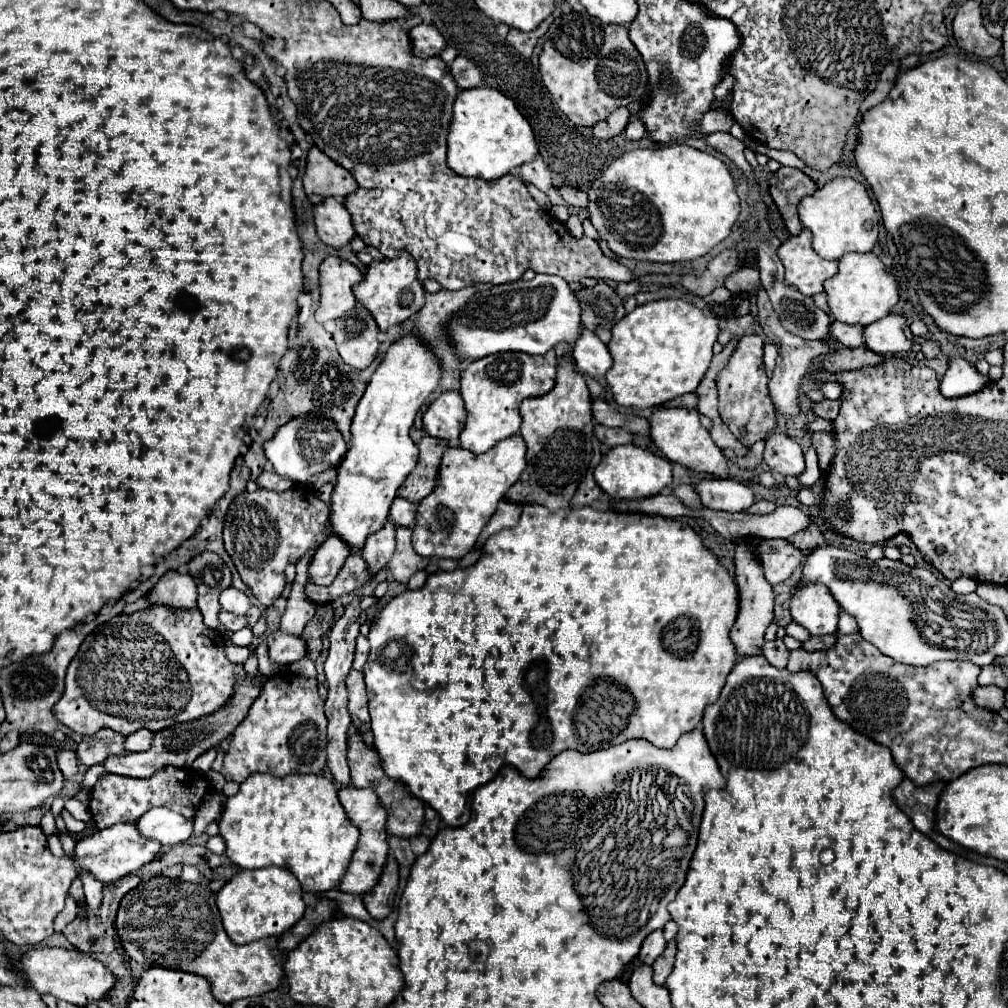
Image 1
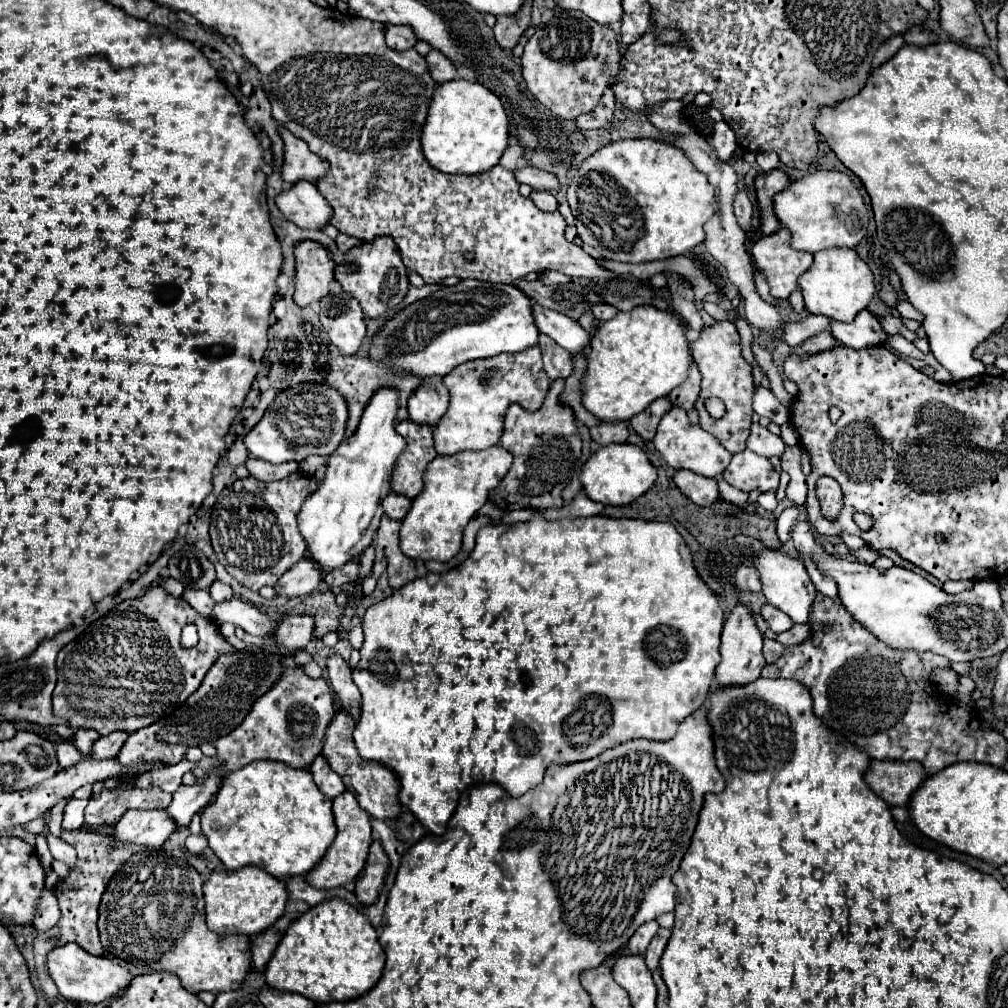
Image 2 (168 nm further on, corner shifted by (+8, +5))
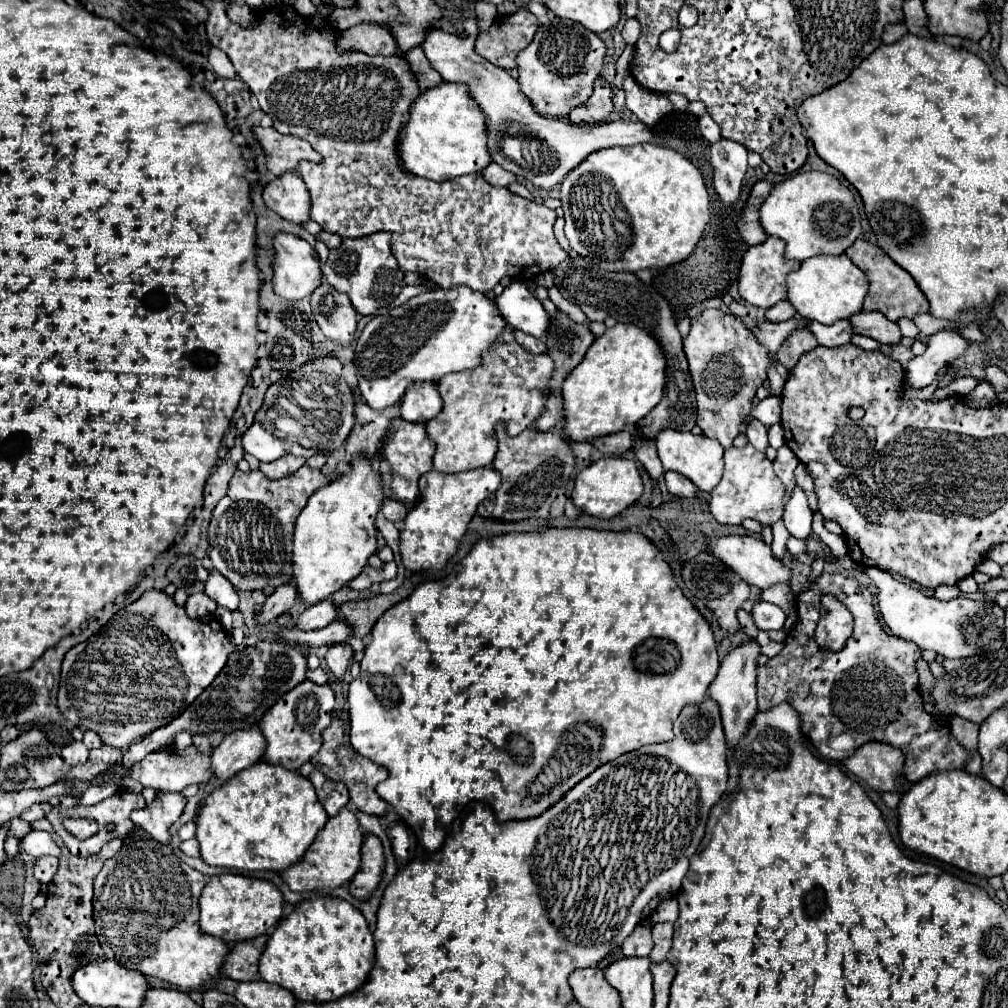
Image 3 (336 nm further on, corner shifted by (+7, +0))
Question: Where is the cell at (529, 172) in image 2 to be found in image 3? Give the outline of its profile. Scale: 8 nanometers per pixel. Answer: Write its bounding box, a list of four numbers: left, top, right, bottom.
[483,163,515,187]

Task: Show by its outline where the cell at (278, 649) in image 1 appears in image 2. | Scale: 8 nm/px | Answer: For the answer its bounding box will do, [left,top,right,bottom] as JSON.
[272,616,314,650]

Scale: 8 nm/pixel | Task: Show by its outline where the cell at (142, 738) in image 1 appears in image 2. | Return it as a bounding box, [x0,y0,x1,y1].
[90,732,128,758]

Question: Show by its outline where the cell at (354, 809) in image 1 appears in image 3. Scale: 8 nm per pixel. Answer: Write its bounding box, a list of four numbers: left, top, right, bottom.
[281,807,365,893]

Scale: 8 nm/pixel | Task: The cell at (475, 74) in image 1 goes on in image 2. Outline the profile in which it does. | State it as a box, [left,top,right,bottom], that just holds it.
[426,50,456,84]

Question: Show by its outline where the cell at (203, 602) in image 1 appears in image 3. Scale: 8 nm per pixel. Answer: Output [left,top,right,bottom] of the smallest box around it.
[185,593,217,617]

